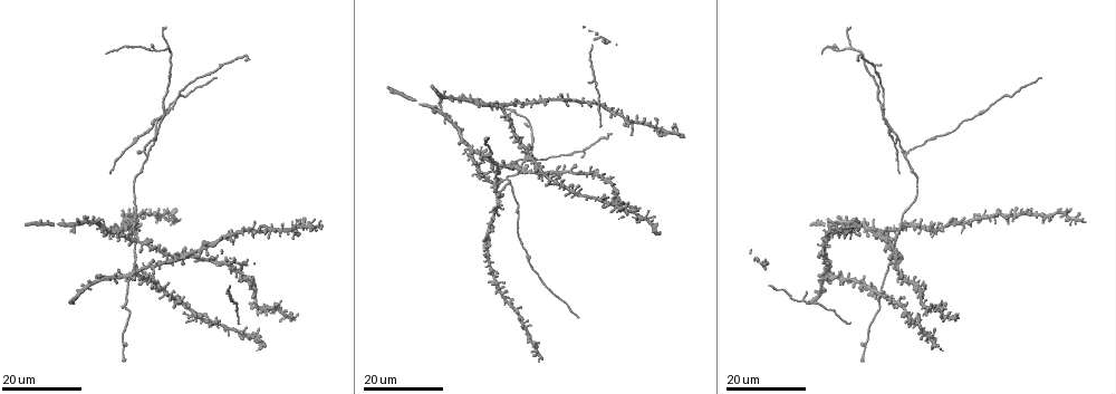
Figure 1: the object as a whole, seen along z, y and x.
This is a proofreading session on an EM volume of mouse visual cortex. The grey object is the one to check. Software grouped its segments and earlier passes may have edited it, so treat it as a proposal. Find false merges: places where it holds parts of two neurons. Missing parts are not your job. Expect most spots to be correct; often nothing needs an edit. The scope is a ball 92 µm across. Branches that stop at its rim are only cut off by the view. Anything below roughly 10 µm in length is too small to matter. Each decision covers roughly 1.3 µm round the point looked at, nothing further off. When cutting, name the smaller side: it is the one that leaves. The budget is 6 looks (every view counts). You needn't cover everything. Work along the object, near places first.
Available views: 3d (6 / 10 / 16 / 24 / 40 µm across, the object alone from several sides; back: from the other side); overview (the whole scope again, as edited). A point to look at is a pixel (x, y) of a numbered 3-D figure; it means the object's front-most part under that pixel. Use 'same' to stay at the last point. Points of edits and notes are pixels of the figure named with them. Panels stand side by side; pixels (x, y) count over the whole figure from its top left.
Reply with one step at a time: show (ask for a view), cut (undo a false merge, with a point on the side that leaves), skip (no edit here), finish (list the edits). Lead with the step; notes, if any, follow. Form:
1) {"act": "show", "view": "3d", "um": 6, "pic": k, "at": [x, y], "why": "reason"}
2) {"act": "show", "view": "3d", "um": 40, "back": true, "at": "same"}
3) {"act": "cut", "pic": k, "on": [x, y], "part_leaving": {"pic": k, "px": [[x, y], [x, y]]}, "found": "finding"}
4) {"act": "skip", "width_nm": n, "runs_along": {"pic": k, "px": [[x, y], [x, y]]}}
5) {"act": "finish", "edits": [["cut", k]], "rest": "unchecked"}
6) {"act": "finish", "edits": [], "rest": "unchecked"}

{"act": "show", "view": "3d", "um": 24, "pic": 1, "at": [883, 117], "why": "looks like a crossing"}

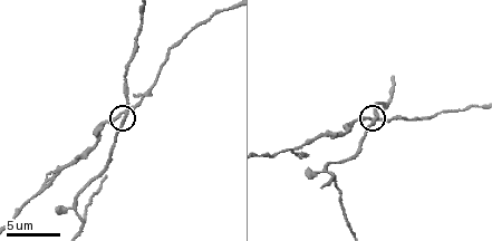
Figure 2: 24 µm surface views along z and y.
{"act": "show", "view": "3d", "um": 6, "pic": 2, "at": [370, 118]}

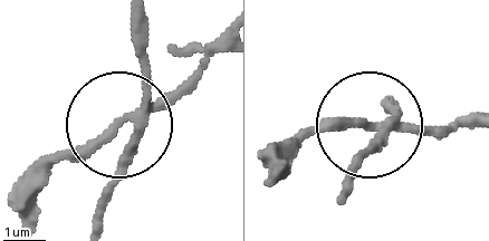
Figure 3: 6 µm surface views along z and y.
{"act": "show", "view": "3d", "um": 6, "back": true, "pic": 3, "at": [117, 124]}

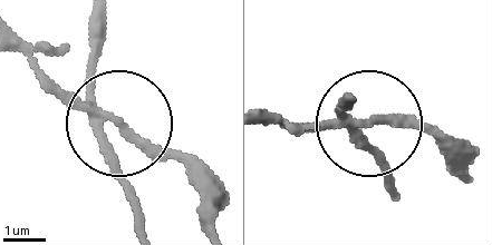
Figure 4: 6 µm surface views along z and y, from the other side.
{"act": "cut", "pic": 4, "on": [148, 145], "part_leaving": {"pic": 4, "px": [[94, 110], [12, 26]]}, "found": "two neurons meet here"}

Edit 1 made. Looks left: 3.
{"act": "show", "view": "overview"}

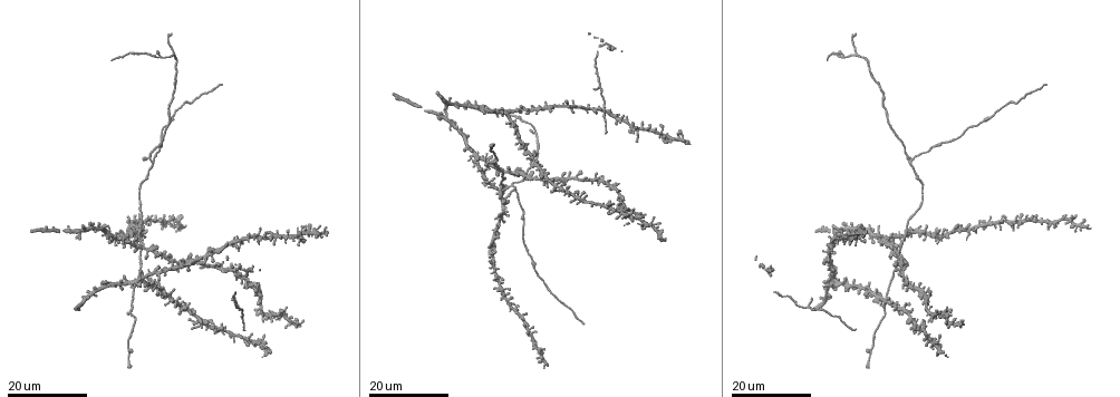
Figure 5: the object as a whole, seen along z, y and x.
{"act": "show", "view": "3d", "um": 16, "pic": 5, "at": [138, 231], "why": "small branch off a trunk"}

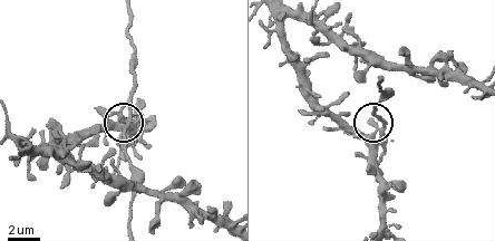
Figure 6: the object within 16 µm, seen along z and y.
{"act": "show", "view": "3d", "um": 10, "pic": 6, "at": [380, 117]}

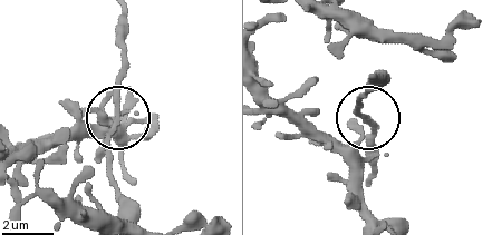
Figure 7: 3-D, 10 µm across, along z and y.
{"act": "skip", "arms": 3, "found": "all the same neuron"}

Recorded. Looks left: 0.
{"act": "finish", "edits": [["cut", 4]], "rest": "unchecked"}

